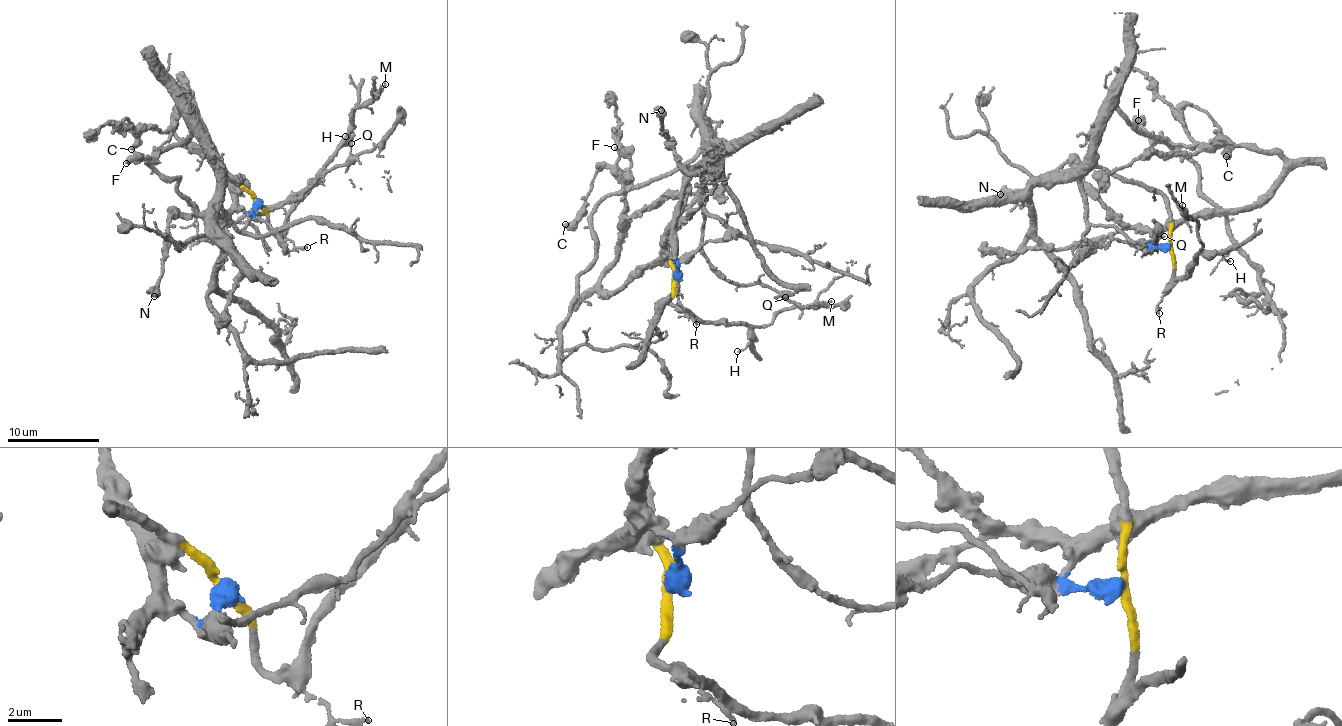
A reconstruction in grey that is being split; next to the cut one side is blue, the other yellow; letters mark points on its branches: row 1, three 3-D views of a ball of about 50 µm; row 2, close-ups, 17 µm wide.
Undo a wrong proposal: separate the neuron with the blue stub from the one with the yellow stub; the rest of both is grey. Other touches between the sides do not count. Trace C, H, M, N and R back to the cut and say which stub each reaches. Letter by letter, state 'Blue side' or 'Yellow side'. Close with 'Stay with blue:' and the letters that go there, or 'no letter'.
C: Blue side
H: Yellow side
M: Yellow side
N: Blue side
R: Yellow side
Stay with blue: C, N

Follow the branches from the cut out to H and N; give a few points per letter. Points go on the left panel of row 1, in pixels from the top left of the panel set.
H: (258, 201), (267, 213), (267, 225), (276, 231), (291, 205), (307, 193), (316, 174), (350, 133), (345, 135)
N: (258, 201), (253, 211), (234, 211), (223, 222), (218, 214), (172, 218), (154, 297)

